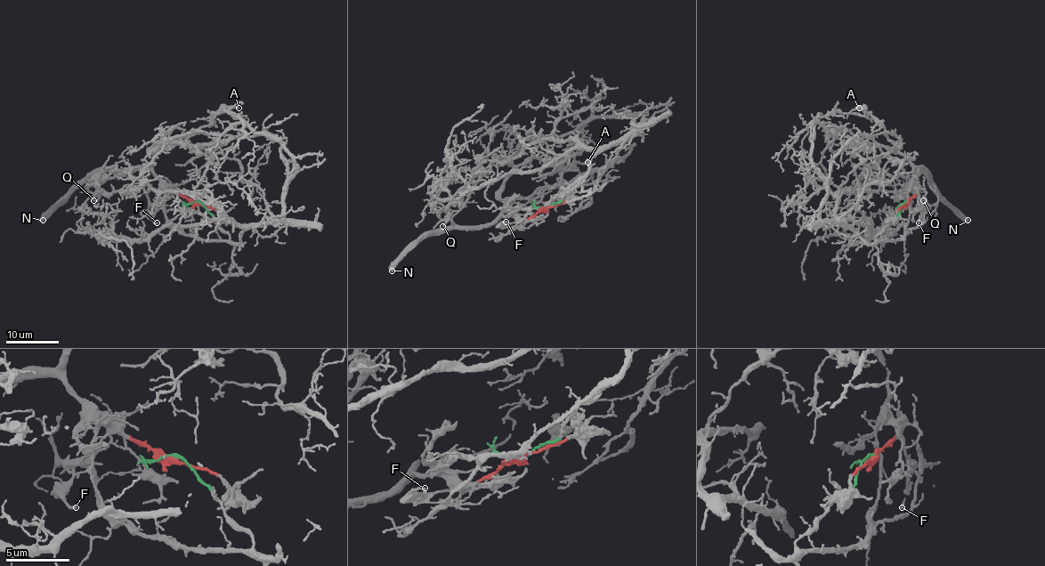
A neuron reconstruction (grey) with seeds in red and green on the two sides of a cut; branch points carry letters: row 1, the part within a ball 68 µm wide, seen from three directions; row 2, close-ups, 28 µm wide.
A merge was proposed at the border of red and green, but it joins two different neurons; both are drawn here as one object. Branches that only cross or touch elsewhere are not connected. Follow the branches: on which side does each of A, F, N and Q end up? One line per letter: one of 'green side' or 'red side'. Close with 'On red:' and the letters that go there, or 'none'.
A: red side
F: red side
N: red side
Q: red side
On red: A, F, N, Q

